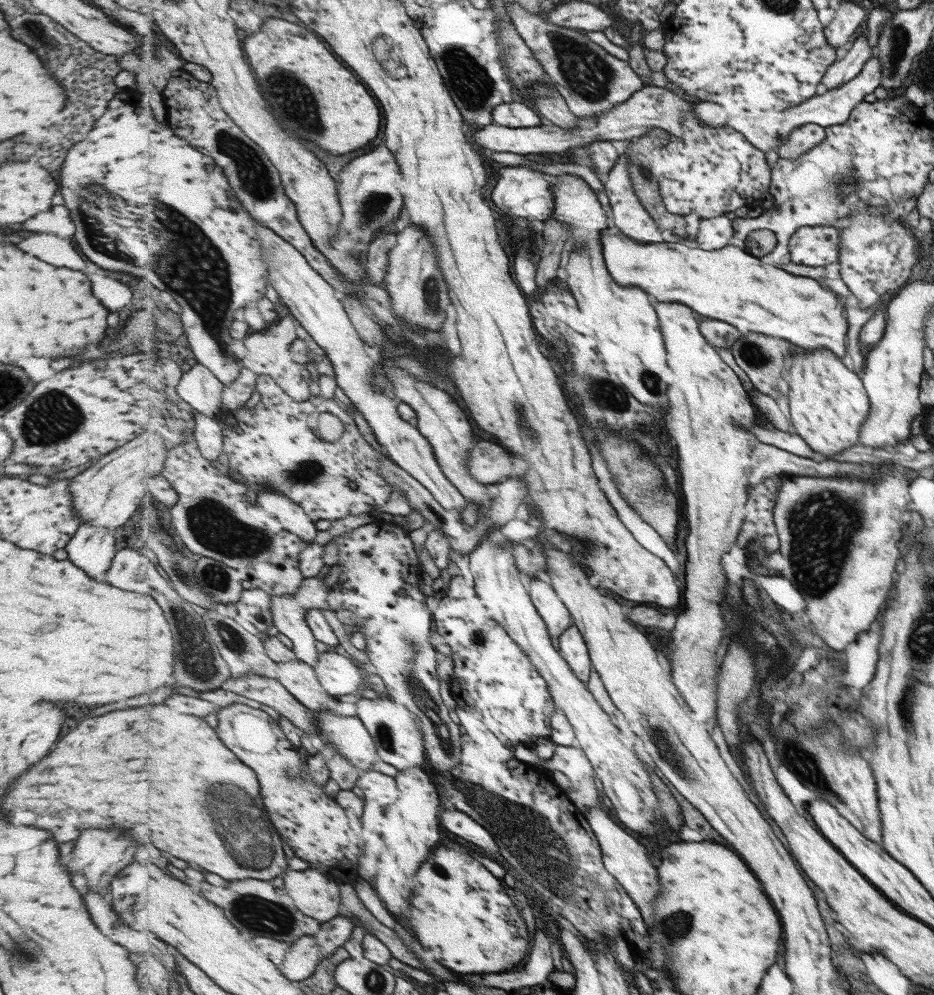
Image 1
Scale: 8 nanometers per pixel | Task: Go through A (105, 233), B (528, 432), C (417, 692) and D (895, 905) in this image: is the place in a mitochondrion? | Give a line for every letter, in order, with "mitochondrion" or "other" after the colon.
A: mitochondrion
B: mitochondrion
C: mitochondrion
D: other

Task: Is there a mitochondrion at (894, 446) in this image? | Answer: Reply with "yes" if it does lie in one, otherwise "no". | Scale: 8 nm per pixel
no

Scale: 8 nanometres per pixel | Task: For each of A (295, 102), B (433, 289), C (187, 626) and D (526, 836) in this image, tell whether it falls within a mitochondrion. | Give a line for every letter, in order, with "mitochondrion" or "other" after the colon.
A: mitochondrion
B: mitochondrion
C: mitochondrion
D: mitochondrion

